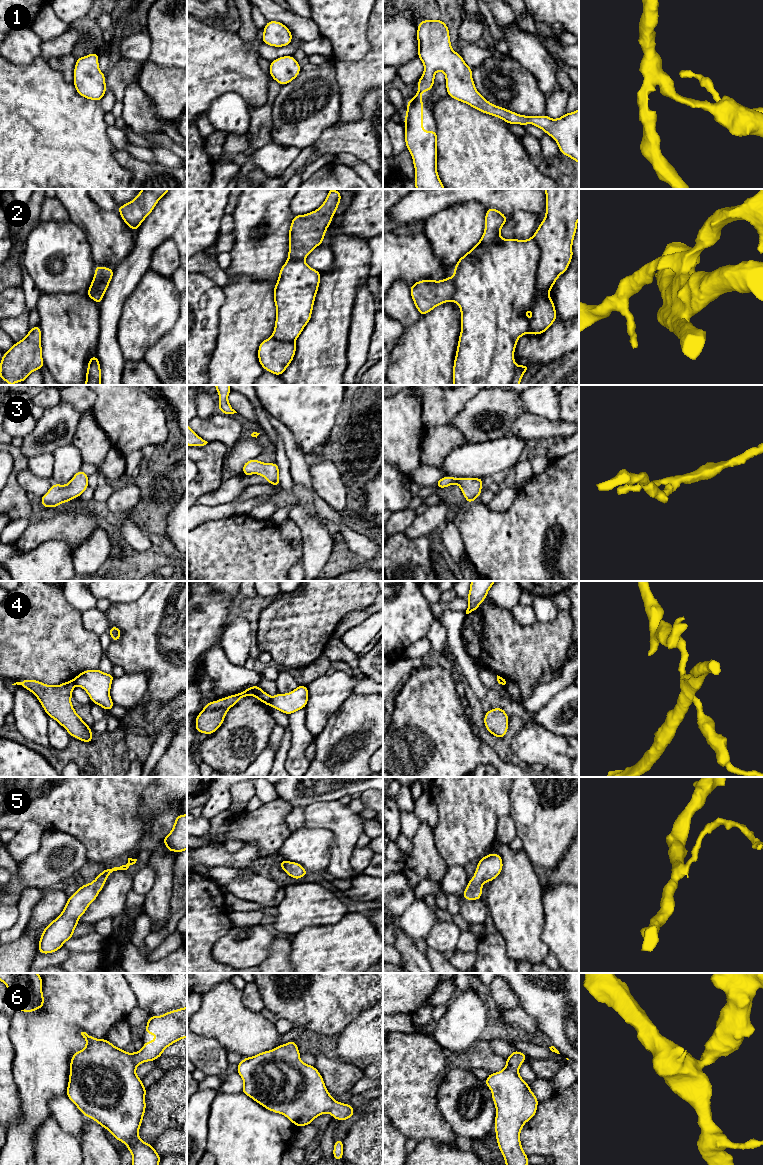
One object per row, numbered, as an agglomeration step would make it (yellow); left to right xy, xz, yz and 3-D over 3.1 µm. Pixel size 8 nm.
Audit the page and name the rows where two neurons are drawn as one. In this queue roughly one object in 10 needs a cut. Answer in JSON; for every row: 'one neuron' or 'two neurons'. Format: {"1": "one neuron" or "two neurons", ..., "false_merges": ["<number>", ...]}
{"1": "one neuron", "2": "two neurons", "3": "one neuron", "4": "two neurons", "5": "one neuron", "6": "one neuron", "false_merges": ["2", "4"]}

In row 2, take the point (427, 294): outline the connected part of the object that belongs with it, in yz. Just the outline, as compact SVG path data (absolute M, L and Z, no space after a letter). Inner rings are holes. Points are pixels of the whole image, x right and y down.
M452 277L440 281L421 280L410 287L411 297L420 315L425 315L438 305L453 300L455 283Z

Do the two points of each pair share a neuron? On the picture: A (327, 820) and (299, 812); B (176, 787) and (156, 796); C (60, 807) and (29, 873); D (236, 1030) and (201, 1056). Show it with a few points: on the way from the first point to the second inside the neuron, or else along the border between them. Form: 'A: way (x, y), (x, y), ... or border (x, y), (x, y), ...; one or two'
A: border (306, 807), (303, 825); two
B: way (171, 787), (161, 795); one
C: border (46, 829), (65, 832), (72, 837); two
D: border (197, 1033), (203, 1036), (213, 1036), (228, 1050); two

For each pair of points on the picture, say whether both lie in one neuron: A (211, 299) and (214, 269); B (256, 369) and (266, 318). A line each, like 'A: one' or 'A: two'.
A: two
B: one

